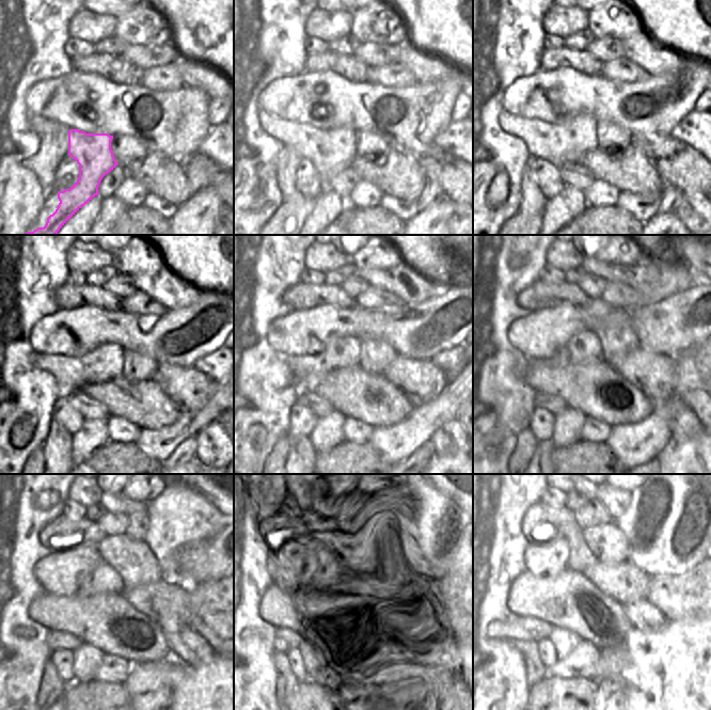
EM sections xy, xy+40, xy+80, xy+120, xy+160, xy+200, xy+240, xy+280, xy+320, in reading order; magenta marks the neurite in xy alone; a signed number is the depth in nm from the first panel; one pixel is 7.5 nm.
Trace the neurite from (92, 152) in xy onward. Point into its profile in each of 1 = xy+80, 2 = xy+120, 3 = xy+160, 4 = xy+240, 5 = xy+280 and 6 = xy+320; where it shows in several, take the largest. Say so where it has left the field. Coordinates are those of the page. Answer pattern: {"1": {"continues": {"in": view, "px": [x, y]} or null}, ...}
{"1": {"continues": {"in": "xy+80", "px": [567, 142]}}, "2": {"continues": {"in": "xy+120", "px": [104, 363]}}, "3": {"continues": {"in": "xy+160", "px": [342, 351]}}, "4": {"continues": {"in": "xy+240", "px": [104, 579]}}, "5": {"continues": {"in": "xy+280", "px": [342, 567]}}, "6": {"continues": {"in": "xy+320", "px": [581, 557]}}}

